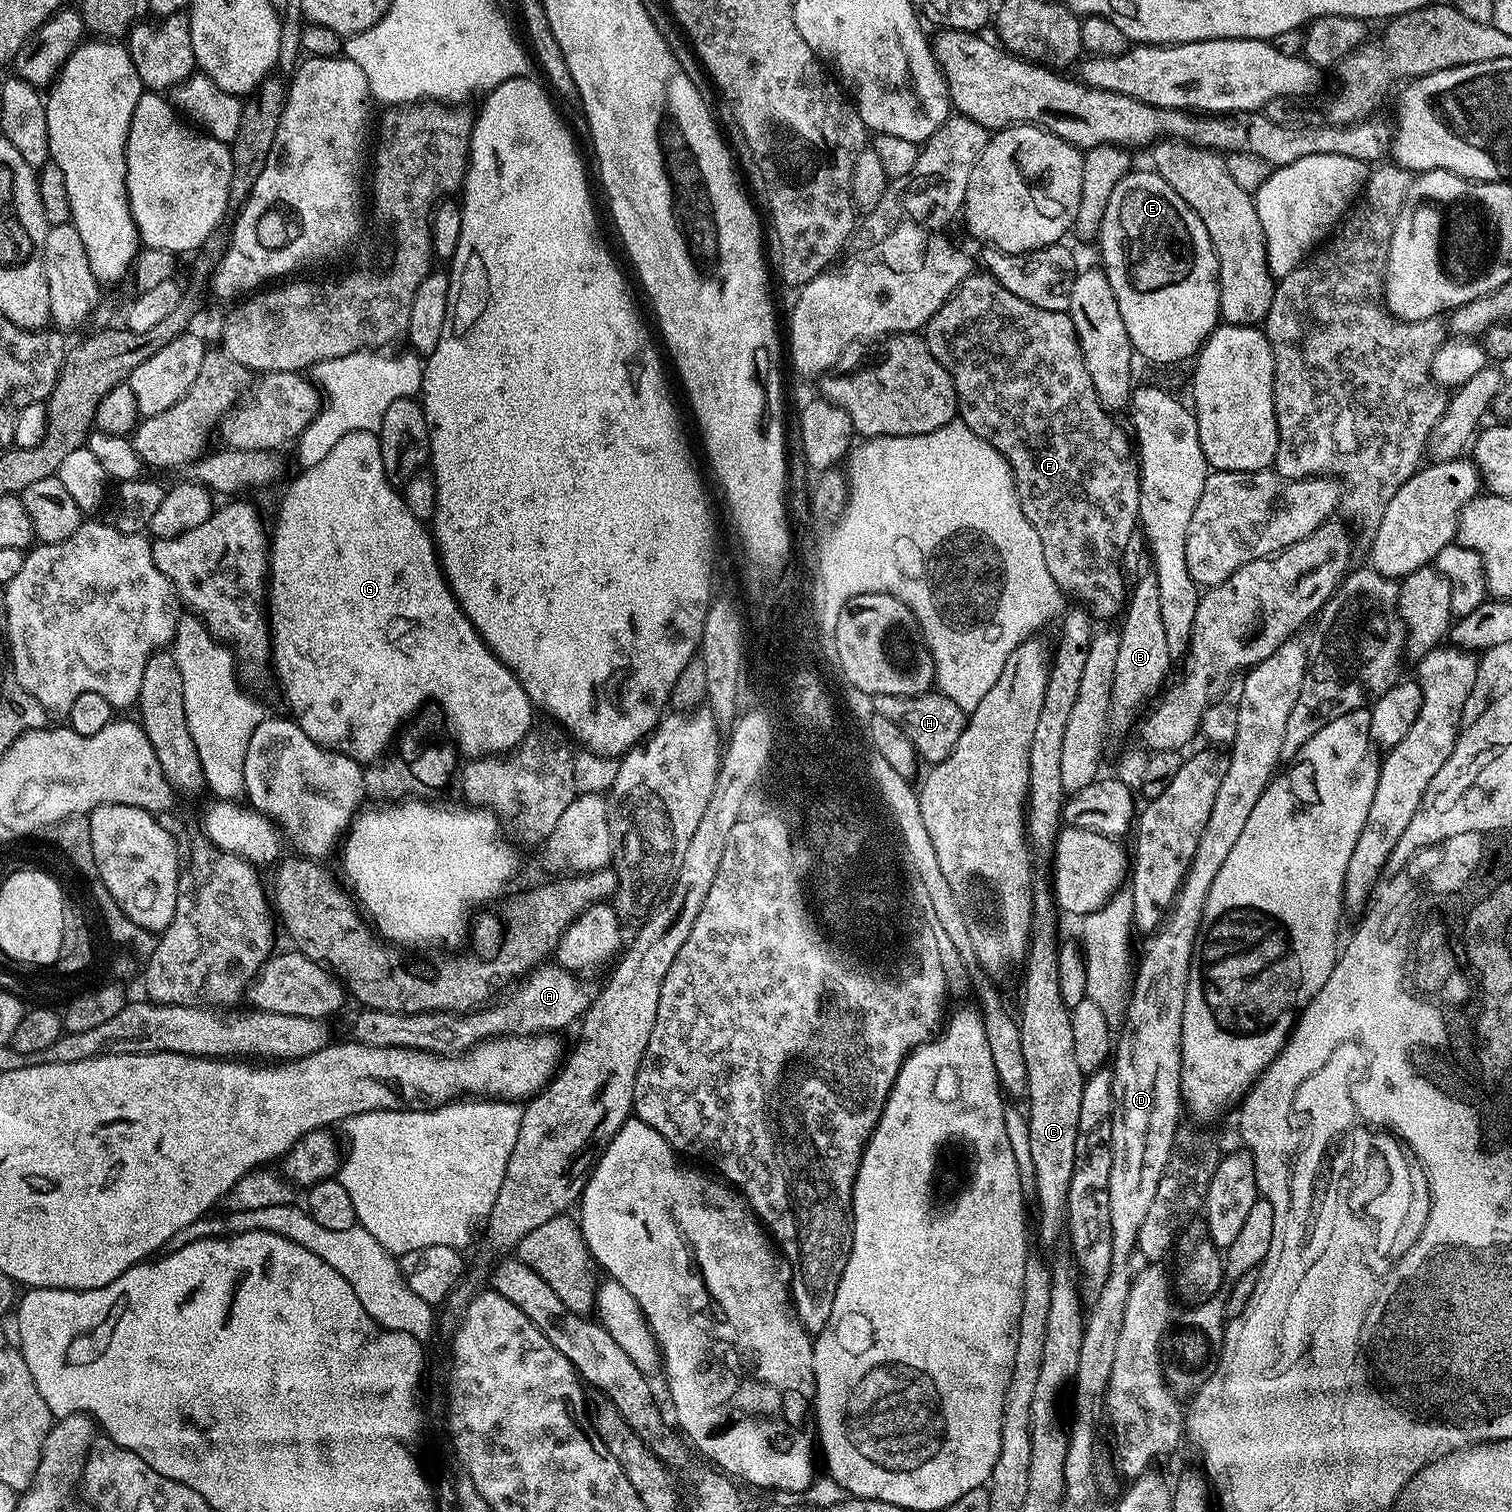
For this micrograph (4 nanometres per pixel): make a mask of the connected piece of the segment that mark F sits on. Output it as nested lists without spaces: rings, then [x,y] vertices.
[[[976,270],[954,289],[951,298],[941,306],[938,314],[934,314],[934,318],[928,320],[922,335],[924,341],[930,346],[930,354],[934,354],[934,358],[938,358],[938,362],[947,370],[954,382],[959,419],[963,420],[967,428],[974,430],[974,434],[978,434],[978,438],[990,442],[990,446],[994,446],[994,450],[998,450],[998,454],[1002,454],[1002,458],[1006,458],[1012,471],[1018,502],[1022,506],[1022,514],[1026,514],[1026,522],[1030,522],[1030,526],[1034,526],[1034,530],[1038,530],[1038,538],[1042,538],[1042,554],[1046,554],[1046,570],[1050,570],[1050,578],[1054,578],[1054,582],[1059,586],[1061,592],[1065,594],[1073,592],[1080,599],[1077,601],[1087,608],[1097,621],[1112,622],[1112,619],[1115,621],[1121,615],[1126,604],[1126,584],[1124,588],[1126,576],[1121,569],[1120,559],[1130,534],[1137,531],[1138,528],[1140,474],[1137,465],[1130,459],[1129,433],[1127,431],[1124,433],[1116,425],[1117,417],[1105,410],[1098,402],[1096,391],[1090,382],[1090,372],[1086,370],[1086,362],[1082,358],[1074,322],[1068,317],[1067,312],[1042,310],[1030,302],[1022,302],[1022,298],[1018,298],[1018,294],[1010,294],[1010,290],[1001,286],[989,272]]]

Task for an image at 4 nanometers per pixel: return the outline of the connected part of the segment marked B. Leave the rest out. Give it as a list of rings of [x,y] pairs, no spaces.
[[[1155,574],[1144,575],[1135,577],[1136,585],[1133,588],[1131,585],[1130,599],[1123,609],[1122,619],[1118,624],[1120,641],[1118,658],[1115,659],[1114,665],[1114,690],[1110,713],[1110,724],[1113,729],[1130,727],[1132,719],[1134,724],[1137,719],[1136,707],[1147,696],[1155,697],[1161,691],[1165,683],[1164,671],[1174,664],[1170,646],[1166,646],[1166,628],[1162,626],[1162,610],[1158,607],[1158,578]]]

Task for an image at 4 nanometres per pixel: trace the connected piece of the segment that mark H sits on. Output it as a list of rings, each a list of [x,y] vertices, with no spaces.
[[[936,690],[926,695],[907,697],[876,695],[873,697],[873,711],[891,720],[913,744],[917,755],[929,765],[940,764],[949,756],[954,742],[960,737],[960,731],[967,724],[968,717],[949,696]]]

